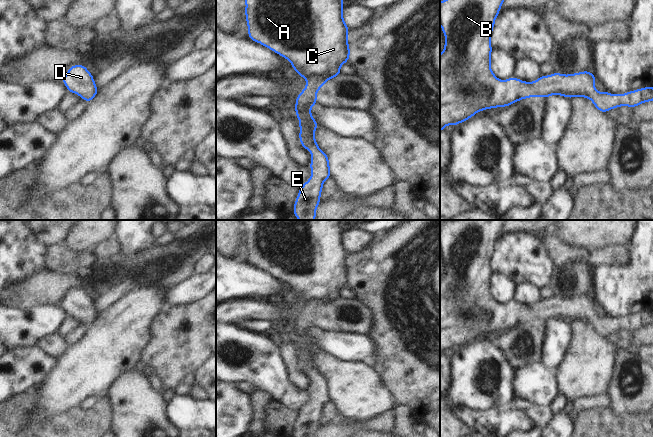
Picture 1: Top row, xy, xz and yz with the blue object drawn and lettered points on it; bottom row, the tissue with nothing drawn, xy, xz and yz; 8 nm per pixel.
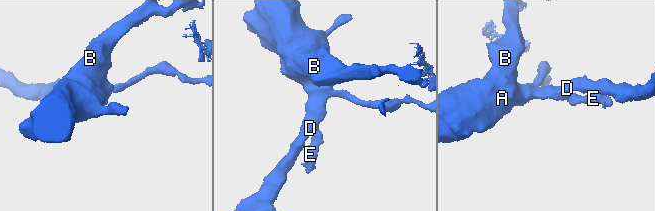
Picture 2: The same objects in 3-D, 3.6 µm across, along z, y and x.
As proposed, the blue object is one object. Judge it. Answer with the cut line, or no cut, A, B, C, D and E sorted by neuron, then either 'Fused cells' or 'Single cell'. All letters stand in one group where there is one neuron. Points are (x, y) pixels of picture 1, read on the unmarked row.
No split. Groups: A B C D E. Single cell.

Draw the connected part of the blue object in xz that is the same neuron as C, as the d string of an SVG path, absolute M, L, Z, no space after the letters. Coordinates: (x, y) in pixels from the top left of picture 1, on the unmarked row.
M243 220L243 224L246 226L245 242L248 251L248 262L287 283L292 288L292 293L307 305L305 312L296 321L295 338L299 344L300 369L312 379L309 388L312 398L310 403L299 412L292 437L316 437L316 433L321 426L320 420L323 407L332 399L329 381L317 369L314 356L320 350L310 334L318 327L317 316L328 304L339 300L341 290L350 283L350 270L347 264L350 253L343 242L343 220Z

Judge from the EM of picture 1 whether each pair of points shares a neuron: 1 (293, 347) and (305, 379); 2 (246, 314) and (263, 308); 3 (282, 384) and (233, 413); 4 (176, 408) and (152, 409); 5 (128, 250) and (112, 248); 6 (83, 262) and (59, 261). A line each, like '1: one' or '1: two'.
1: one
2: one
3: two
4: two
5: two
6: one

